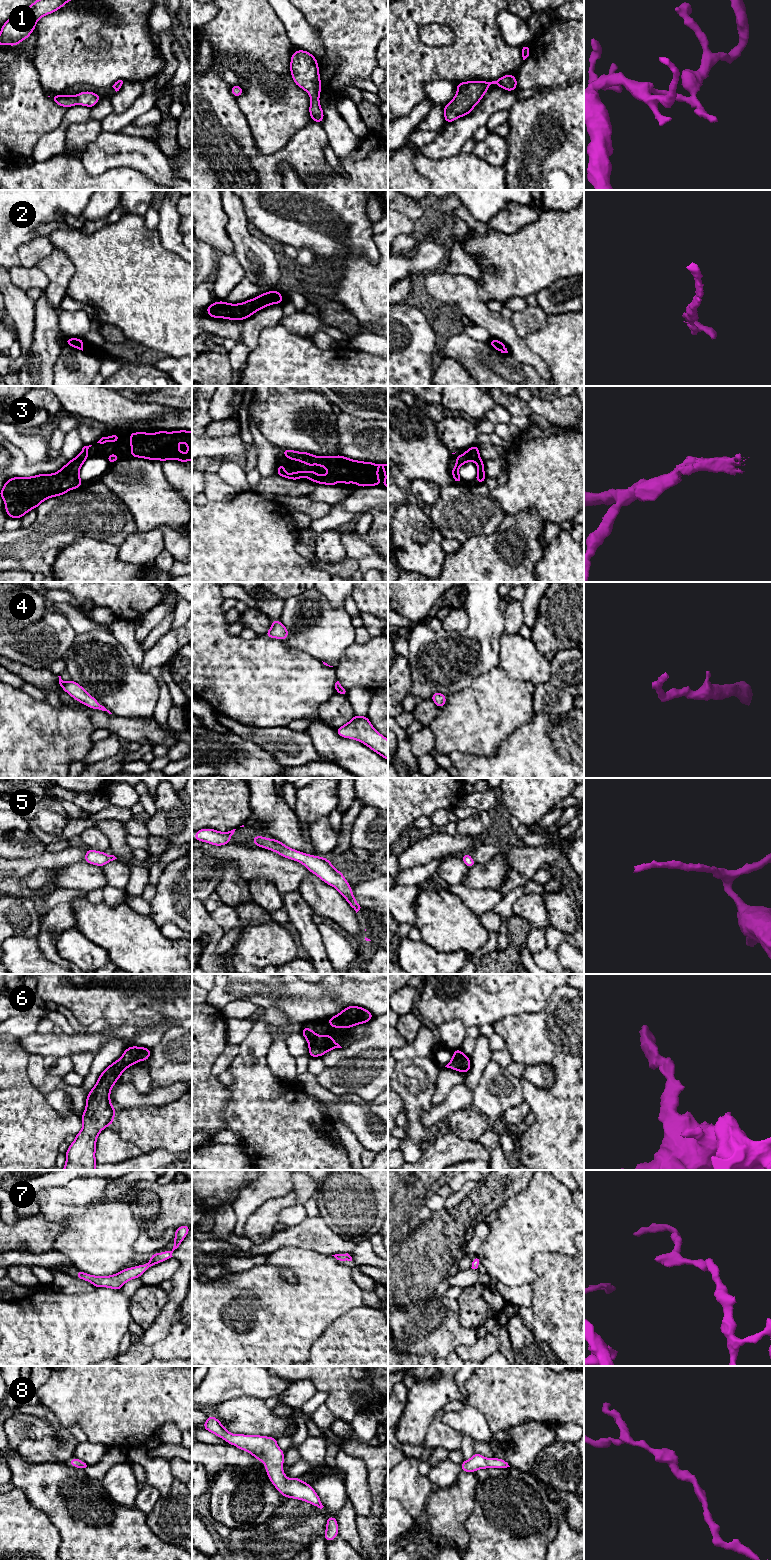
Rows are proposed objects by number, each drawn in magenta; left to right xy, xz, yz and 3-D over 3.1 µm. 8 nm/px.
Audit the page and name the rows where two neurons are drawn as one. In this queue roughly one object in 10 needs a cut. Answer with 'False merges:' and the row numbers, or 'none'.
False merges: none

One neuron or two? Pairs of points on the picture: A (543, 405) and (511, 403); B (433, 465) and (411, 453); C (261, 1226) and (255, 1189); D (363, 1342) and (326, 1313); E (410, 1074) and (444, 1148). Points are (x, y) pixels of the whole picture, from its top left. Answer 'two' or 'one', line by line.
A: two
B: one
C: two
D: two
E: two

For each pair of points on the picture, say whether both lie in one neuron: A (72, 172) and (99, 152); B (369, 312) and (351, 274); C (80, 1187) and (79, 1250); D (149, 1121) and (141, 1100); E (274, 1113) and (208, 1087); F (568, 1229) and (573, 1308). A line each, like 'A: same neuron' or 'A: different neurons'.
A: different neurons
B: same neuron
C: same neuron
D: different neurons
E: different neurons
F: different neurons

